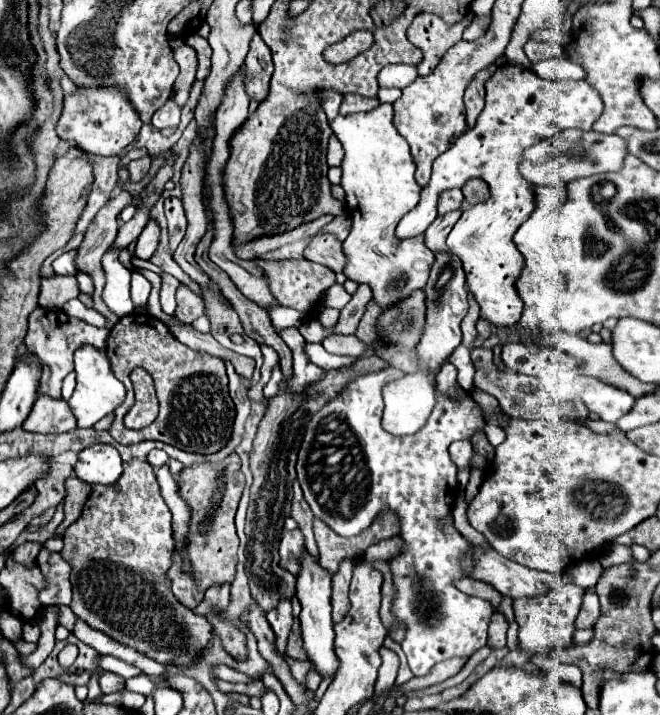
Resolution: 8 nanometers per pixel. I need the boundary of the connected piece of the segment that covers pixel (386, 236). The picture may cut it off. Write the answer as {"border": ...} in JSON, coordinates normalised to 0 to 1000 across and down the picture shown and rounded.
{"border":[[[579,143],[573,151],[558,154],[558,157],[509,162],[509,168],[500,173],[524,213],[524,218],[518,224],[518,255],[515,257],[524,269],[524,294],[533,305],[533,322],[530,322],[530,330],[521,336],[521,355],[527,358],[521,383],[524,383],[524,389],[530,389],[542,397],[558,397],[564,403],[567,417],[576,431],[600,425],[603,420],[615,417],[630,403],[642,403],[642,397],[648,392],[648,380],[658,366],[655,350],[648,350],[642,344],[642,330],[615,333],[615,336],[600,333],[600,316],[603,316],[606,305],[612,305],[612,299],[618,299],[633,285],[639,263],[627,252],[630,227],[621,215],[621,204],[597,179],[594,165],[597,165],[594,145]]]}

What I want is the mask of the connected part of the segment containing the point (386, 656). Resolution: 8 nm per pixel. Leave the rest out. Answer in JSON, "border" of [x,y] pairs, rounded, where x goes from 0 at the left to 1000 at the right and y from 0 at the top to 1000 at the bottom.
{"border":[[[582,903],[576,906],[576,917],[579,917],[579,931],[573,937],[570,968],[582,971],[597,959],[597,948],[600,948],[600,940],[603,940],[603,917]]]}

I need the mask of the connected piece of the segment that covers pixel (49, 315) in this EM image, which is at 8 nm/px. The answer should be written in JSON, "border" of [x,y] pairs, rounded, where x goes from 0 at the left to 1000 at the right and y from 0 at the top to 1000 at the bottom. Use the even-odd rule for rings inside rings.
{"border":[[[55,431],[45,439],[39,484],[45,492],[52,492],[61,501],[61,509],[64,509],[64,529],[61,529],[58,551],[76,551],[82,557],[91,557],[94,531],[112,515],[112,503],[109,503],[112,490],[115,484],[124,484],[124,481],[139,481],[148,490],[158,490],[161,487],[161,459],[145,459],[118,445],[106,445],[94,434]]]}

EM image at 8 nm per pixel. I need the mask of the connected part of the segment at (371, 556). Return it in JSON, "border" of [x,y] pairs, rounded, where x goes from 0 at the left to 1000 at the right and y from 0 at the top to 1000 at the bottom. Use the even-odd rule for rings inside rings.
{"border":[[[591,752],[591,755],[576,755],[573,761],[558,764],[558,769],[548,775],[552,786],[570,786],[570,783],[591,783],[597,775],[603,775],[606,766],[606,752]]]}

